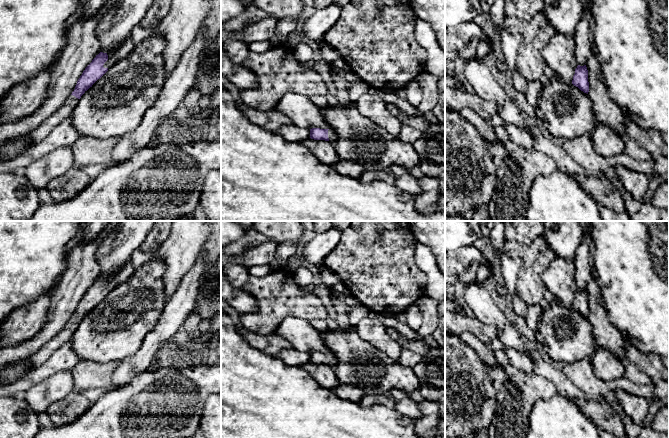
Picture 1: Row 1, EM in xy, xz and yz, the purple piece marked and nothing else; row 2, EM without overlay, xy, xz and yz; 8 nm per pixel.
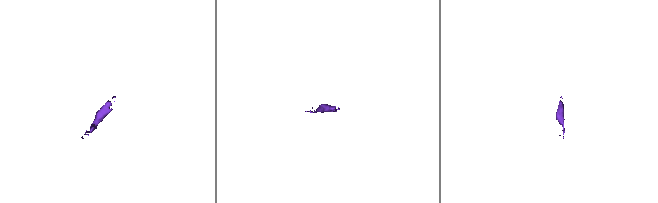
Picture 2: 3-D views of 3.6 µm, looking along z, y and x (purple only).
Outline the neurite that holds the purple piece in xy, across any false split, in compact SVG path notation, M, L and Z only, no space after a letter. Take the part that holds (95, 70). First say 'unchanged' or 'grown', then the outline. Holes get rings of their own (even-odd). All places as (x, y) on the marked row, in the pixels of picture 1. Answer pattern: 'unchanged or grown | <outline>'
grown | M129 36L122 44L113 50L110 50L108 53L100 52L96 55L83 71L77 81L74 91L66 99L63 105L27 135L27 145L42 141L60 122L66 118L70 118L75 107L79 103L81 96L92 87L92 85L100 79L109 68L129 55L135 47L135 44Z

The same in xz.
grown | M310 129L310 138L314 140L325 140L334 143L336 140L336 134L332 129Z

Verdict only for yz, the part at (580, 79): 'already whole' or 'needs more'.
already whole

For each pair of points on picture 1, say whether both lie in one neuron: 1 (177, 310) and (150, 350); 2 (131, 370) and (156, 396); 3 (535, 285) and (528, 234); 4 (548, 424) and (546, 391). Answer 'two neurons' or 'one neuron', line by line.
1: one neuron
2: two neurons
3: two neurons
4: two neurons

